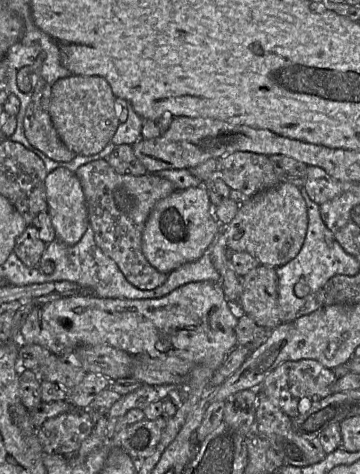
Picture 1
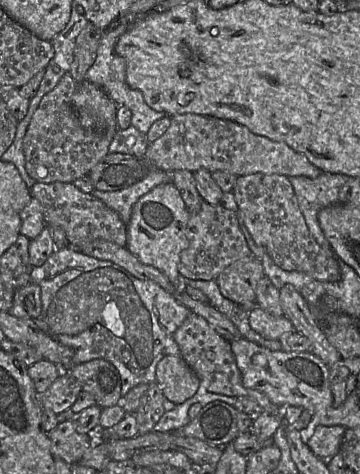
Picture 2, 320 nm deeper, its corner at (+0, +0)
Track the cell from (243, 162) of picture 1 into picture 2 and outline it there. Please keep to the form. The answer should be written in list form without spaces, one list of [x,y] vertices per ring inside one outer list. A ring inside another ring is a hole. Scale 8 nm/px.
[[[263,173],[238,176],[232,192],[238,216],[243,218],[254,242],[266,250],[277,266],[303,272],[319,281],[338,282],[341,279],[336,253],[331,247],[319,244],[311,235],[289,177]]]

